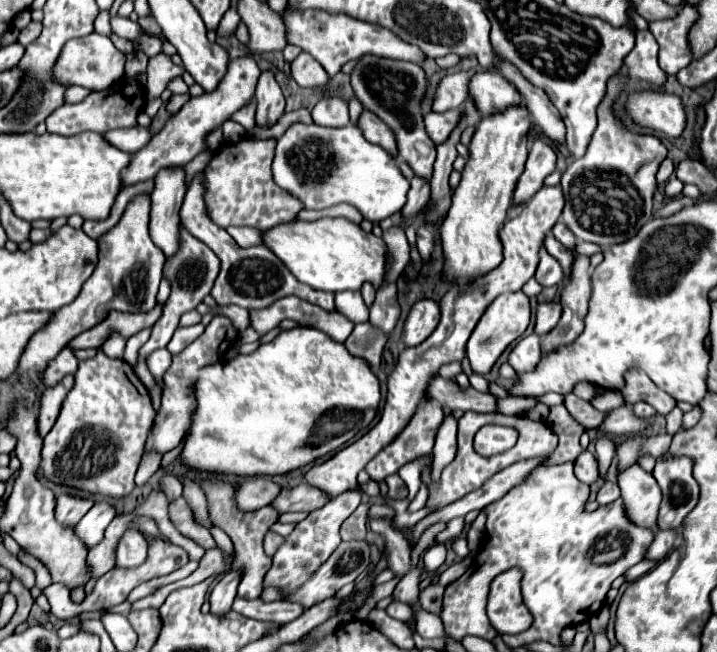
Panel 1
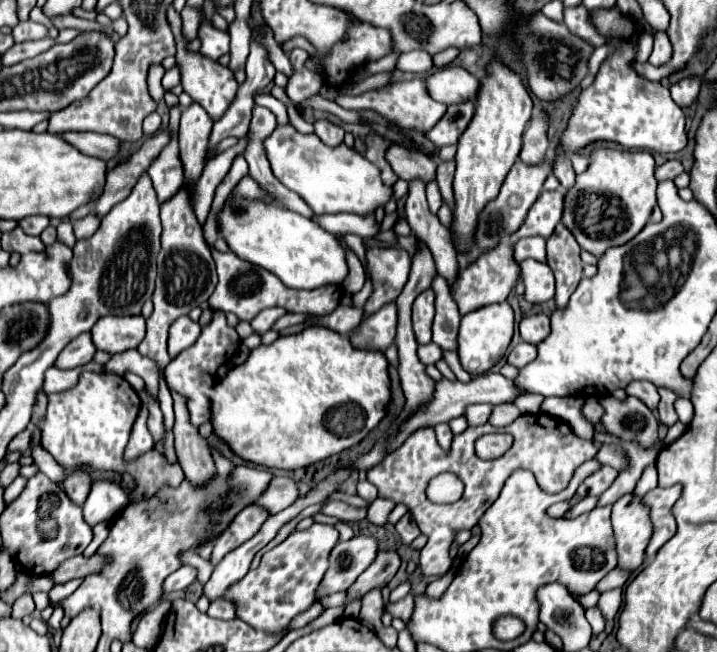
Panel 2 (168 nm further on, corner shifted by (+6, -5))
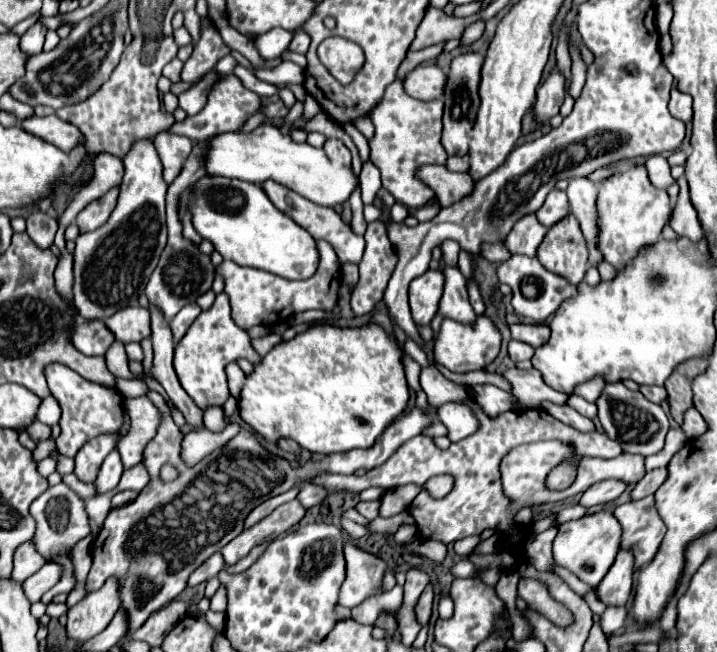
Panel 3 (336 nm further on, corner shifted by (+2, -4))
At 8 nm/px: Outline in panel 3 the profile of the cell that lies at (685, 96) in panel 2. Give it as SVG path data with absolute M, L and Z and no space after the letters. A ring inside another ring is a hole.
M672 88L672 98L670 98L670 114L676 116L682 122L690 122L692 120L692 98L684 92L678 92L676 88Z

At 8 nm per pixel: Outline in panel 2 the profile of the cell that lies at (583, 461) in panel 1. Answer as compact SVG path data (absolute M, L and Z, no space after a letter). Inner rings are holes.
M602 465L598 471L594 471L592 475L588 475L580 487L578 487L578 495L580 497L586 497L586 495L602 495L610 485L612 481L616 479L616 469L610 467L610 465Z

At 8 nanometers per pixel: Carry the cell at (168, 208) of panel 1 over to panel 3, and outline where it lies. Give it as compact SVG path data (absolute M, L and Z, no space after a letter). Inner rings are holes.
M162 132L154 138L156 150L160 154L162 166L164 166L164 180L170 184L178 174L180 168L184 164L184 160L190 156L192 152L192 140L180 134L172 134L172 132Z

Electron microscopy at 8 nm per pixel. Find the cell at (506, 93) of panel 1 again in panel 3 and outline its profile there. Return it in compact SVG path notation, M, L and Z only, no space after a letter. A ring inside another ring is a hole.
M422 64L410 70L404 80L404 92L418 100L436 100L444 92L444 70L436 64Z

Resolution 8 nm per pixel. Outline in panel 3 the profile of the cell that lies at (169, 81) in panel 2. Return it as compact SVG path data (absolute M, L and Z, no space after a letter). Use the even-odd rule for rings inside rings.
M202 20L202 38L200 42L194 46L192 56L188 58L188 62L184 64L182 70L182 80L196 84L202 76L206 76L212 66L230 52L230 48L222 42L218 30L210 24L210 20Z

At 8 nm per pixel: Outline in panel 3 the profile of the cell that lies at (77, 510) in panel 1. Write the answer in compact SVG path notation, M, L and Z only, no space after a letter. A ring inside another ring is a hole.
M120 432L104 434L104 436L96 436L96 438L88 440L84 444L84 448L80 448L80 452L74 458L76 460L74 474L78 476L78 480L94 482L98 476L100 464L104 462L108 452L112 452L116 448L118 440L120 440Z

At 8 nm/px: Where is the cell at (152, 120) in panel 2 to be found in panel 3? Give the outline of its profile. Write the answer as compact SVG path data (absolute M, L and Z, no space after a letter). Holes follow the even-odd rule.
M228 74L220 82L216 82L216 88L212 90L212 96L208 96L208 104L204 106L204 110L198 112L196 116L188 116L184 122L176 122L174 128L170 128L170 132L184 134L190 140L200 142L220 132L238 132L246 124L246 120L254 116L254 112L258 110L260 110L260 96L244 88L234 74Z

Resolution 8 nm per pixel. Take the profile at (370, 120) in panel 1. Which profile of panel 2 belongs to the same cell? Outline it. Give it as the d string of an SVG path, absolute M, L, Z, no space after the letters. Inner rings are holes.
M390 145L386 149L386 161L390 163L392 171L404 181L420 177L428 183L436 177L436 165L438 163L434 159L430 159L422 153L412 153L400 145Z

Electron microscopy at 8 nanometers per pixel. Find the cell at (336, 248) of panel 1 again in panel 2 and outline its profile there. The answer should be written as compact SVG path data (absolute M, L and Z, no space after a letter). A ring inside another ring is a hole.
M234 199L224 203L218 223L220 235L230 245L230 251L276 273L288 287L318 289L322 285L342 285L348 277L348 249L344 249L344 243L336 235L294 211L258 201L248 203Z

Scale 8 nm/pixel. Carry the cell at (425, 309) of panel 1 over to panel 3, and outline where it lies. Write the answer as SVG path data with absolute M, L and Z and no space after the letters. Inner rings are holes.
M426 270L422 276L414 278L408 294L410 294L410 310L416 324L430 324L430 320L438 312L438 302L442 296L444 274L442 270Z

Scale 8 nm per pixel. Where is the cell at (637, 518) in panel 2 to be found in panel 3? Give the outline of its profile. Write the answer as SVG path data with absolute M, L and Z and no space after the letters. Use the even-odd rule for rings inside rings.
M620 550L616 562L596 586L596 596L606 606L624 606L632 592L632 554Z

